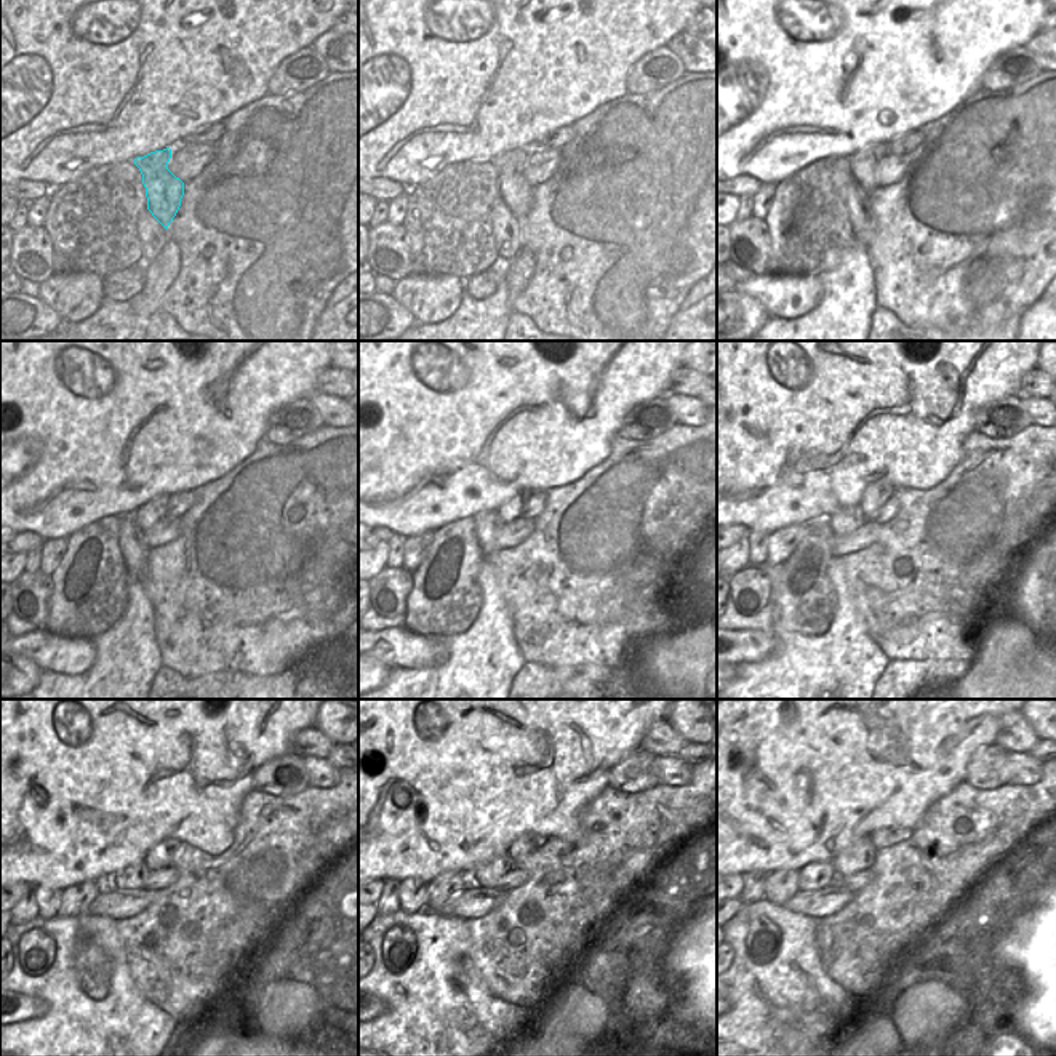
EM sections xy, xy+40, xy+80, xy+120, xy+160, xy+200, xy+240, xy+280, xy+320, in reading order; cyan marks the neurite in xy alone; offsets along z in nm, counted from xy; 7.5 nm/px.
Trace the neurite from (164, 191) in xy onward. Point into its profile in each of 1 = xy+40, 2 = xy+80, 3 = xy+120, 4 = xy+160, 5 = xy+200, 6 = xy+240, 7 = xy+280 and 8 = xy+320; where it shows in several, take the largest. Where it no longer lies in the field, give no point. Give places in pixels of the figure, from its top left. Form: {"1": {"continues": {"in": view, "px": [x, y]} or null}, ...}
{"1": {"continues": {"in": "xy+40", "px": [516, 191]}}, "2": {"continues": {"in": "xy+80", "px": [864, 162]}}, "3": {"continues": {"in": "xy+120", "px": [151, 512]}}, "4": {"continues": {"in": "xy+160", "px": [514, 508]}}, "5": {"continues": {"in": "xy+200", "px": [876, 495]}}, "6": {"continues": {"in": "xy+240", "px": [160, 855]}}, "7": {"continues": {"in": "xy+280", "px": [524, 845]}}, "8": {"continues": {"in": "xy+320", "px": [887, 832]}}}

